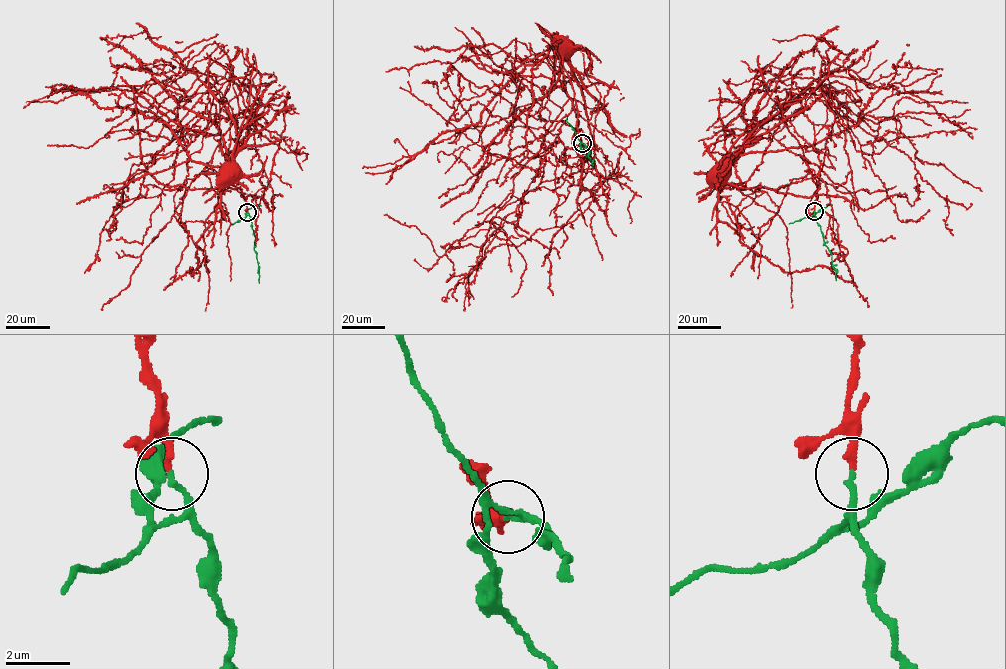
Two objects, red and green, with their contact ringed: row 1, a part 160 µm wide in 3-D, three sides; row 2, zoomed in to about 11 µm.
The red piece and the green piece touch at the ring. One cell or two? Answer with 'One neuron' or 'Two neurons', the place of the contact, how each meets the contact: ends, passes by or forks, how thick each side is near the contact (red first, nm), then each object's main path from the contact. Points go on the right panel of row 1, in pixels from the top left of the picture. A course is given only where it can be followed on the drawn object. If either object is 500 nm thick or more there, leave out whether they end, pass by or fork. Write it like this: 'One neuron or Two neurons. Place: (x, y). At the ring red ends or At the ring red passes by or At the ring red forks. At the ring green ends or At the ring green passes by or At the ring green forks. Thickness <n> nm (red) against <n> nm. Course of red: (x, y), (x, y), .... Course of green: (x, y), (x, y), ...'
Two neurons. Place: (814, 211). At the ring red ends. At the ring green ends. Thickness 240 nm (red) against 190 nm. Course of red: (814, 211), (826, 139), (837, 115), (832, 99), (812, 78), (769, 80), (776, 87), (768, 102), (726, 160). Course of green: (814, 211), (824, 243), (831, 255), (836, 280)

